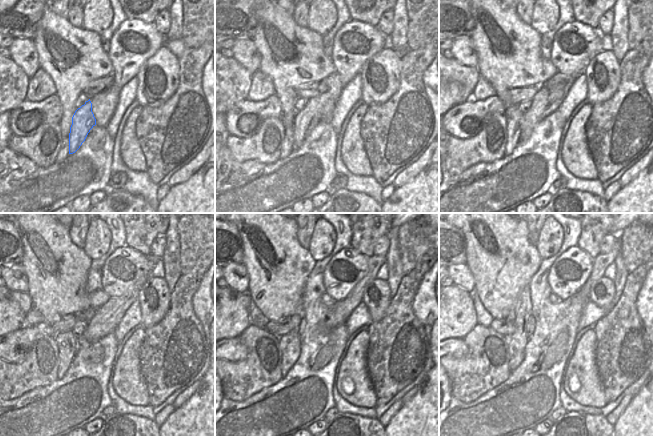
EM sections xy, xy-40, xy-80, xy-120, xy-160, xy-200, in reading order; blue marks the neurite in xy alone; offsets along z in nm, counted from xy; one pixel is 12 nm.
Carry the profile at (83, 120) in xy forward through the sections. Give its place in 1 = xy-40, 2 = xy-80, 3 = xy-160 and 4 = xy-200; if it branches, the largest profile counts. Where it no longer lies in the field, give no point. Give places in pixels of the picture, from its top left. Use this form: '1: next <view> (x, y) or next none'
1: next xy-40 (331, 87)
2: next xy-80 (548, 99)
3: next xy-160 (337, 314)
4: next xy-200 (602, 261)

